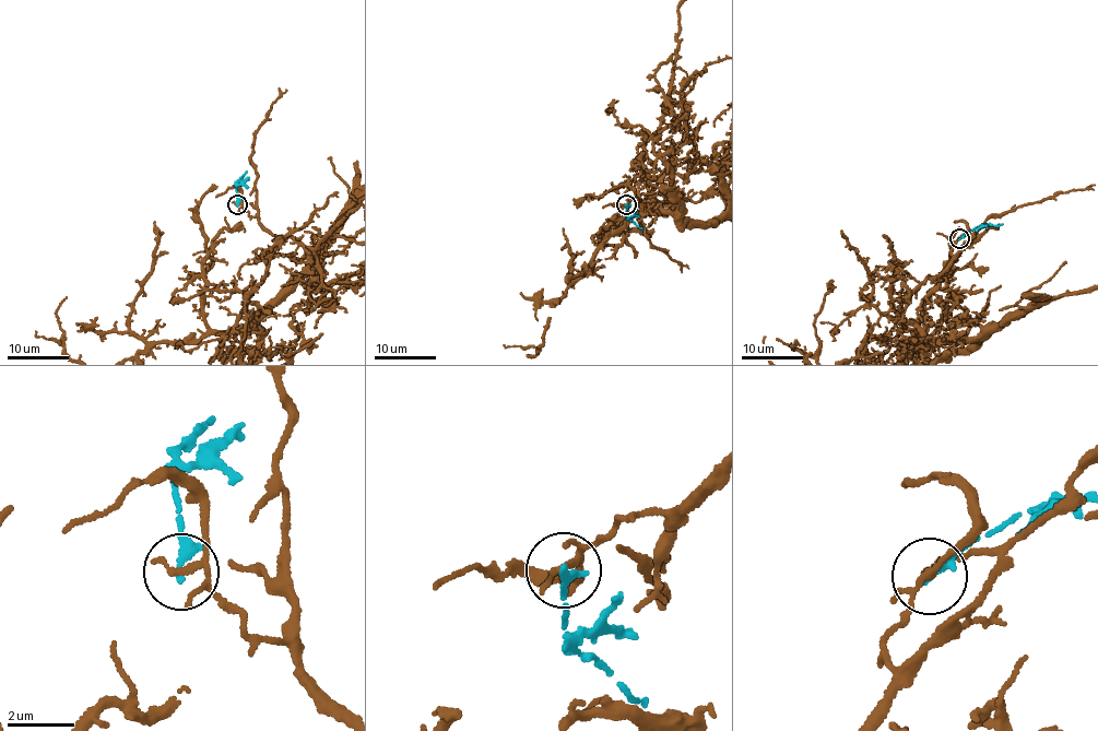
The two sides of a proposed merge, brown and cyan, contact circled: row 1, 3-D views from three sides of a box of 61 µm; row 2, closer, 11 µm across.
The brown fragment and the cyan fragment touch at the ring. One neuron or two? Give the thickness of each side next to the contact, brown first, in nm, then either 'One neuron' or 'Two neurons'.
Thickness 180 nm (brown) against 240 nm. Two neurons

